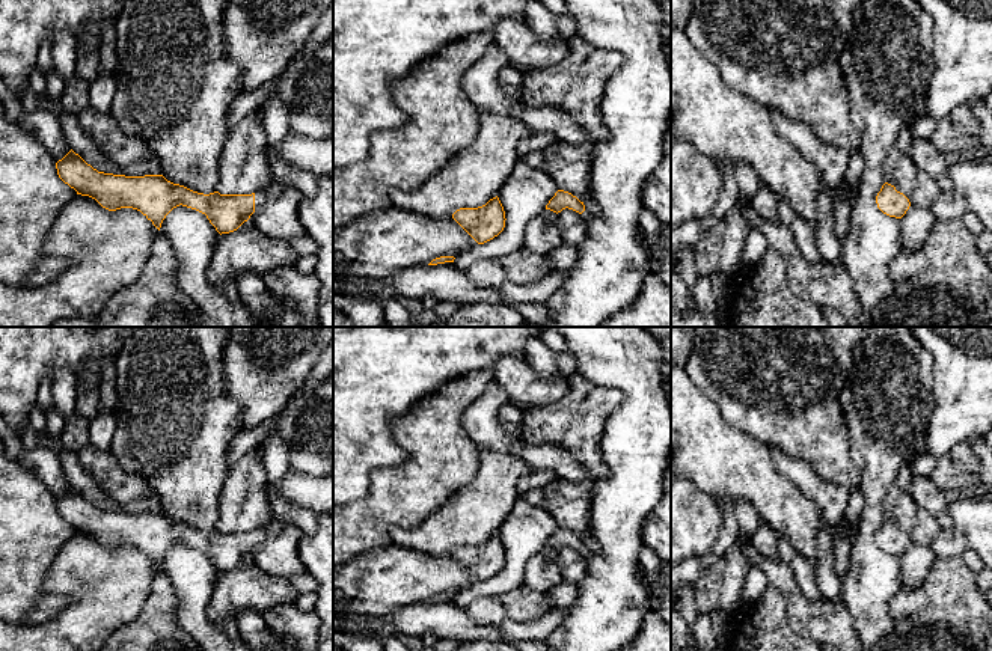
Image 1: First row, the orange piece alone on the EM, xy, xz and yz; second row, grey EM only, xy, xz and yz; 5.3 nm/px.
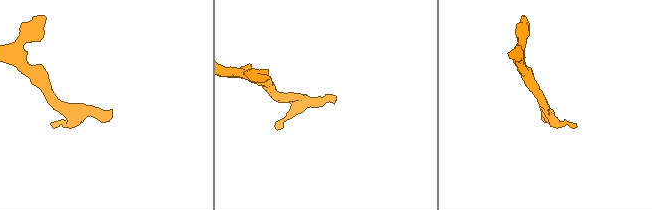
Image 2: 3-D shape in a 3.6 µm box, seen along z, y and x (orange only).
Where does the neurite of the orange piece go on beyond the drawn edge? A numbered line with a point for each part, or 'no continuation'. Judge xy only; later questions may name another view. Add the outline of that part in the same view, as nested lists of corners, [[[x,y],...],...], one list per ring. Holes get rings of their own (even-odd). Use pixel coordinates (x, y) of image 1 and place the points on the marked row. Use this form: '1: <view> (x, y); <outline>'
1: xy (278, 217); [[[285,187],[276,197],[259,190],[255,193],[255,212],[250,215],[250,220],[261,234],[291,241],[306,234],[299,217],[302,200],[303,194],[294,187]]]

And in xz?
1: xz (608, 276); [[[565,0],[567,3],[567,14],[576,21],[577,32],[576,35],[583,38],[588,44],[618,51],[624,56],[624,65],[609,78],[605,87],[603,99],[600,102],[600,116],[603,125],[608,130],[608,139],[600,143],[594,145],[594,158],[592,158],[592,169],[591,169],[591,185],[592,185],[592,199],[599,203],[600,212],[594,214],[585,208],[582,217],[588,223],[588,237],[585,241],[577,247],[579,256],[574,267],[568,271],[567,280],[564,285],[556,289],[556,292],[546,301],[547,307],[553,312],[553,319],[547,326],[528,326],[523,324],[520,327],[603,327],[603,324],[615,313],[623,309],[633,306],[639,297],[642,289],[644,280],[650,274],[647,270],[647,252],[644,250],[639,241],[639,214],[644,209],[642,206],[642,187],[645,179],[650,173],[653,173],[662,163],[663,157],[663,140],[669,130],[668,116],[671,115],[671,66],[669,66],[669,54],[666,50],[666,41],[662,36],[662,23],[663,14],[660,5],[654,0]]]

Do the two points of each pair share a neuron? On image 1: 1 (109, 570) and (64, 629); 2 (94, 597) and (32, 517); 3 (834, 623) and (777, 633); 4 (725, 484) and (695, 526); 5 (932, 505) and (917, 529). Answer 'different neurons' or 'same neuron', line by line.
1: same neuron
2: different neurons
3: different neurons
4: different neurons
5: different neurons

